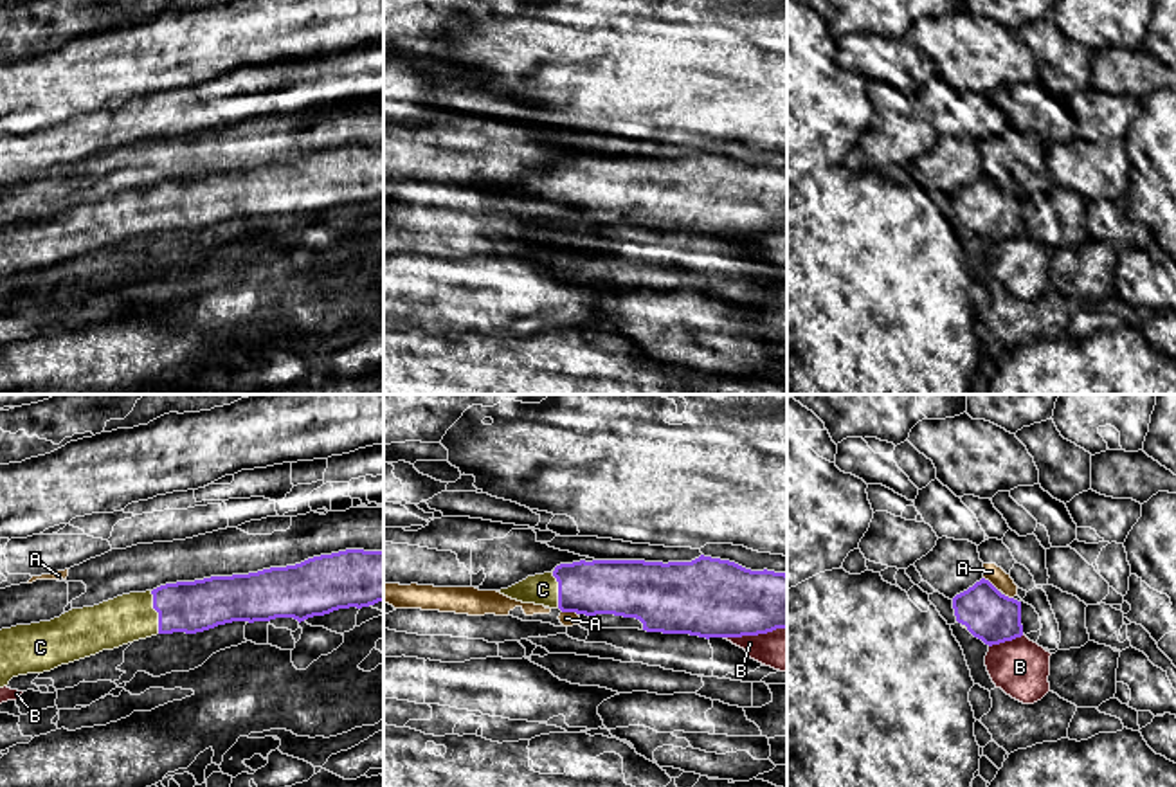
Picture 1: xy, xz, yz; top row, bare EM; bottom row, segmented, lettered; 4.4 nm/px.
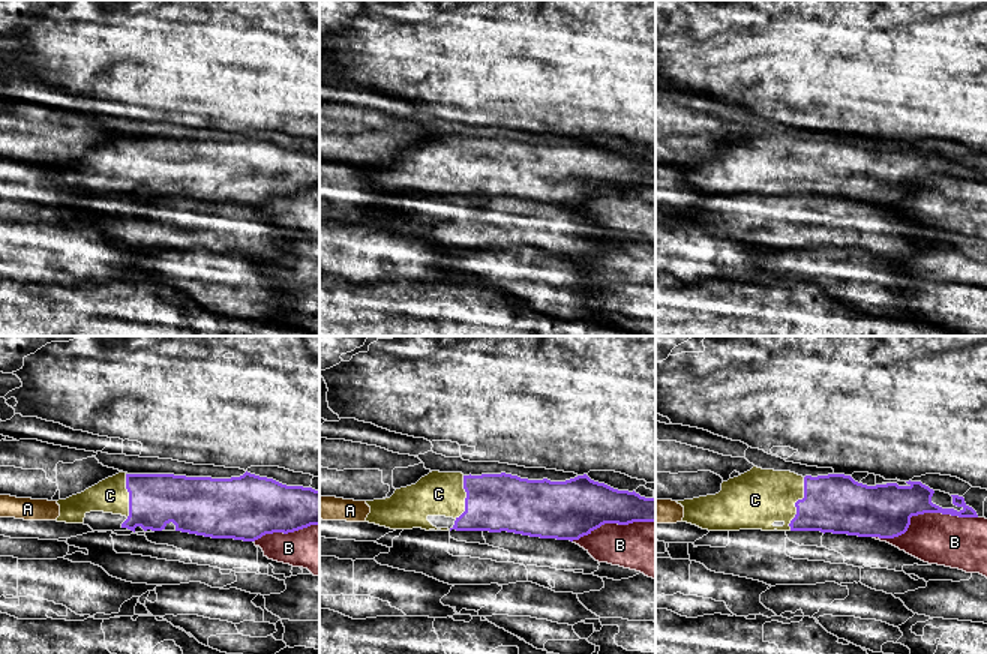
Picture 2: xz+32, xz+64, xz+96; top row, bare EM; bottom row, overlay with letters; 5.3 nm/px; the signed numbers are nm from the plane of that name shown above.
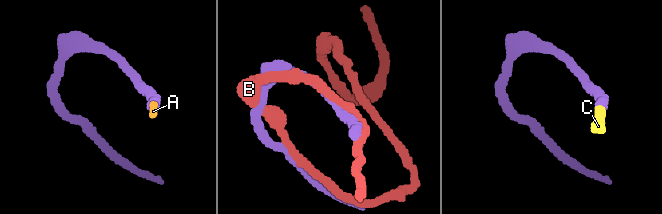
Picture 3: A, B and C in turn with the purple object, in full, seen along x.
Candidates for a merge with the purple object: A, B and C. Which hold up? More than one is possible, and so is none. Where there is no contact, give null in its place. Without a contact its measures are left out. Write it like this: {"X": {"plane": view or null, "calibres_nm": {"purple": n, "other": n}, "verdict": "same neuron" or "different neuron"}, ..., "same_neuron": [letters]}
{"A": {"plane": "xz", "calibres_nm": {"purple": 240, "other": 60}, "verdict": "different neuron"}, "B": {"plane": "xz", "calibres_nm": {"purple": 360, "other": 190}, "verdict": "different neuron"}, "C": {"plane": "xy", "calibres_nm": {"purple": 220, "other": 220}, "verdict": "same neuron"}, "same_neuron": ["C"]}

